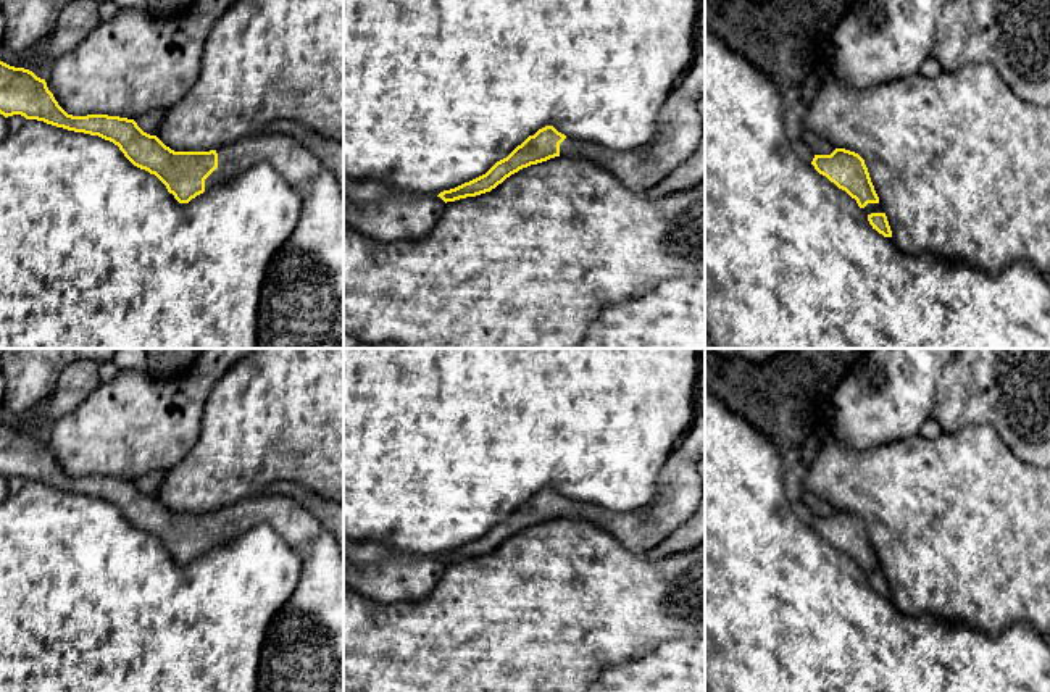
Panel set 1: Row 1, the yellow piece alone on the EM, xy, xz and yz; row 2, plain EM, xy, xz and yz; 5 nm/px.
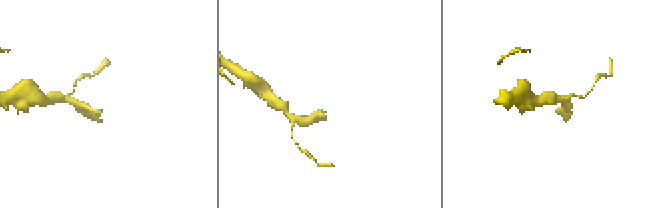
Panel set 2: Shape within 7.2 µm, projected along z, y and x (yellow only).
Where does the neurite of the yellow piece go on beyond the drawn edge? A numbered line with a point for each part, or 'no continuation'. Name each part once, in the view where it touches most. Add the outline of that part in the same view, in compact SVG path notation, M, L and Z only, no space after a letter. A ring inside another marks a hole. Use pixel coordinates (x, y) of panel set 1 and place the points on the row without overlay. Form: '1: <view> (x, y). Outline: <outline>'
1: xy (304, 650). Outline: M277 494L244 498L216 515L218 529L205 540L205 552L268 524L302 558L297 589L268 627L258 692L344 692L344 555L332 534L303 506Z

